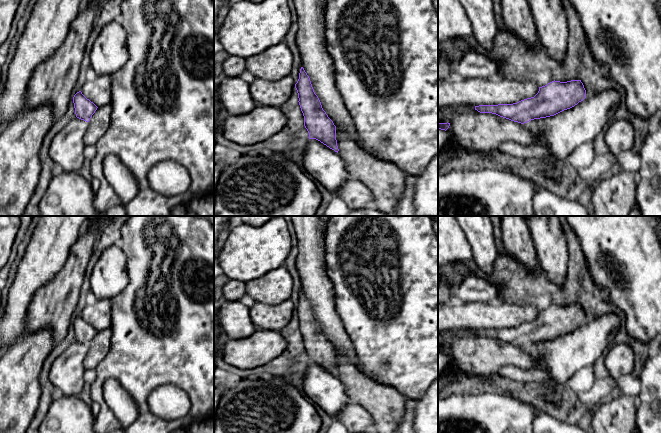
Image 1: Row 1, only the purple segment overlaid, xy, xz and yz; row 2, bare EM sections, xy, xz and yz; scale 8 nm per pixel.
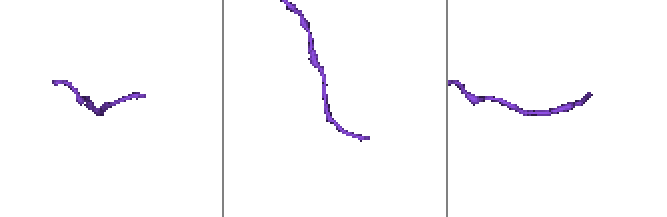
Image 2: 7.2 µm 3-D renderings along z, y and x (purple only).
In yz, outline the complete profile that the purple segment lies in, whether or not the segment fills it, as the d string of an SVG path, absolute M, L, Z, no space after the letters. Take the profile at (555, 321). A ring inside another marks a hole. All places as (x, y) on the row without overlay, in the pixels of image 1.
M498 300L489 302L460 301L438 303L438 331L474 330L480 337L492 337L521 348L534 343L554 340L570 333L586 322L581 304L567 306L552 305L538 311L530 305L519 305Z

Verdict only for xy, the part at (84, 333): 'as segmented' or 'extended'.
extended

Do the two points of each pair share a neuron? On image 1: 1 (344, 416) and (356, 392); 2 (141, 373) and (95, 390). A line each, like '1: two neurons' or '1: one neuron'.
1: two neurons
2: one neuron

